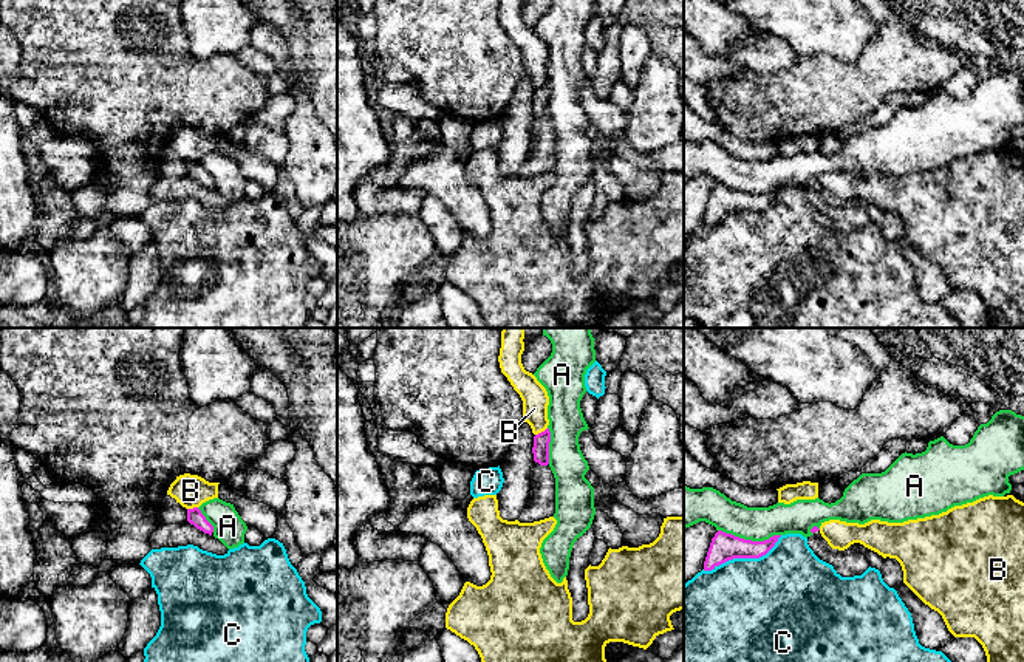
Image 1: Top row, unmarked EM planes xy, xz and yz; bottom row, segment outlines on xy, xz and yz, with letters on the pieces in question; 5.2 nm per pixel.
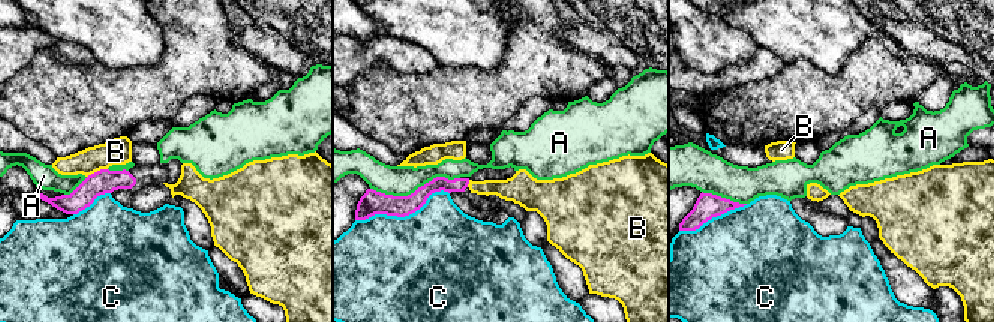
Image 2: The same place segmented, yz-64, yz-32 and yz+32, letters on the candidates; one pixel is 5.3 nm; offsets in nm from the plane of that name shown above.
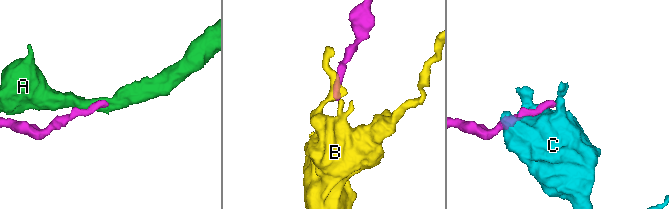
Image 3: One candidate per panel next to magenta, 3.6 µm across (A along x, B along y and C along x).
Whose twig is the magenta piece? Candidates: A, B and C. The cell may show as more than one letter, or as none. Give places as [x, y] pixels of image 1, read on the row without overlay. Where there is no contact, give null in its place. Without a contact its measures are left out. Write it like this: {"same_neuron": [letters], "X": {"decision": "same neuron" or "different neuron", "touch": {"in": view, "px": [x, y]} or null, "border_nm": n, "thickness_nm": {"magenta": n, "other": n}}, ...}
{"same_neuron": [], "A": {"decision": "different neuron", "touch": {"in": "yz", "px": [749, 194]}, "border_nm": 320, "thickness_nm": {"magenta": 140, "other": 180}}, "B": {"decision": "different neuron", "touch": {"in": "xz", "px": [542, 85]}, "border_nm": 80, "thickness_nm": {"magenta": 90, "other": 140}}, "C": {"decision": "different neuron", "touch": {"in": "yz", "px": [743, 211]}, "border_nm": 460, "thickness_nm": {"magenta": 140, "other": 500}}}

